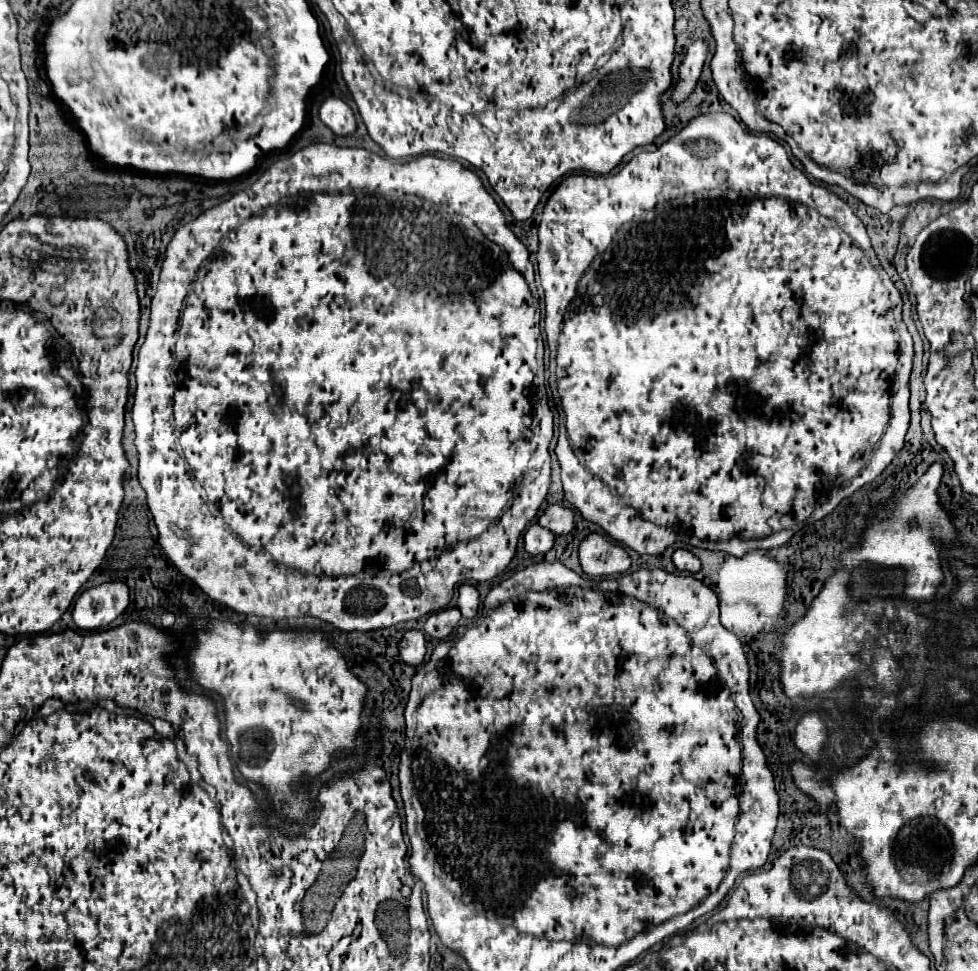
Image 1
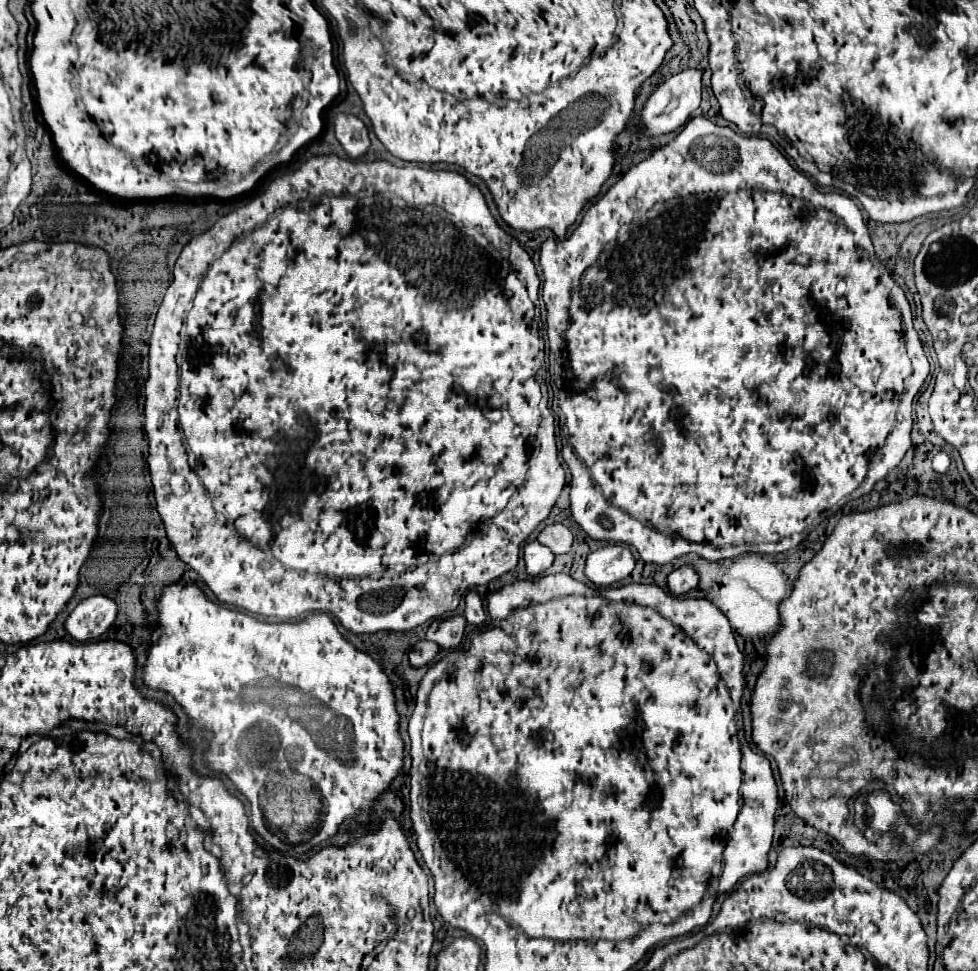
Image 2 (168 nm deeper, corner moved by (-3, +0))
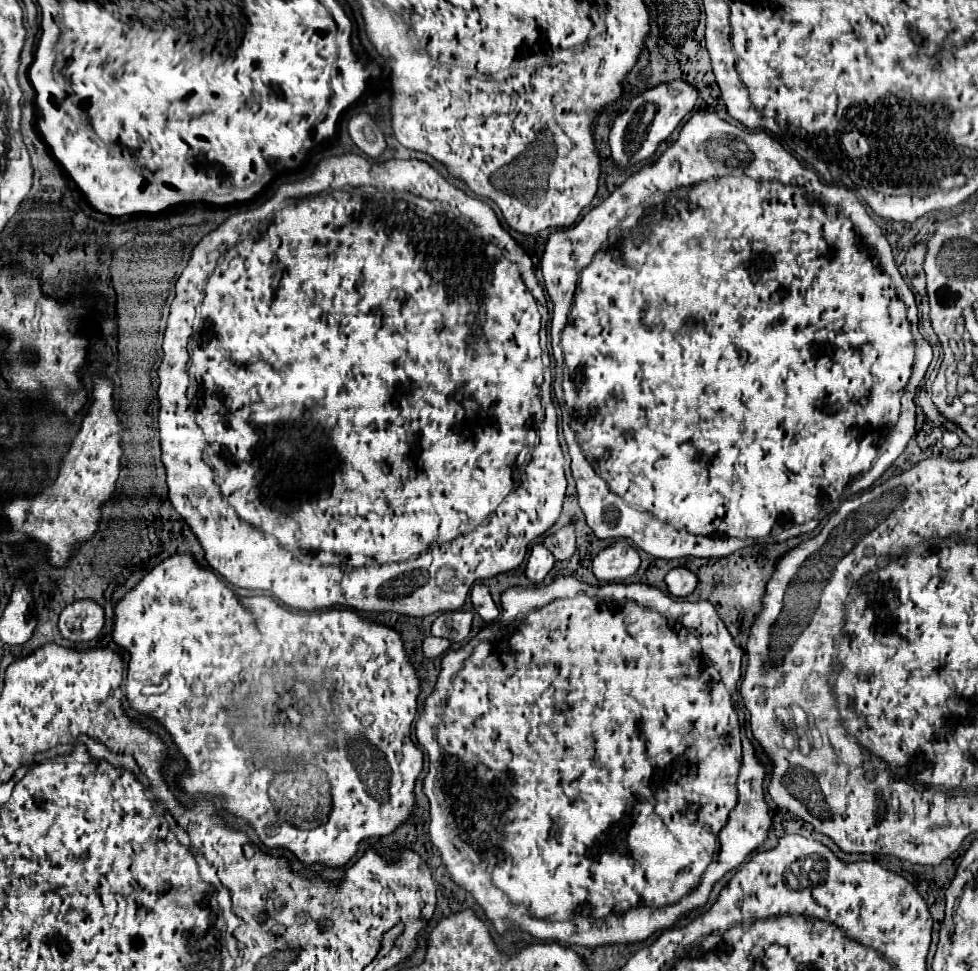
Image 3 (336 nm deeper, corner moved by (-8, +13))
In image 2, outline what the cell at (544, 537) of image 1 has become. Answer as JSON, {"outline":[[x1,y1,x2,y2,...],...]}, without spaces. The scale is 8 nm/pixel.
{"outline":[[538,541,524,545,524,561,526,561,526,573,530,577,542,575,554,561,554,555,550,549,542,547]]}

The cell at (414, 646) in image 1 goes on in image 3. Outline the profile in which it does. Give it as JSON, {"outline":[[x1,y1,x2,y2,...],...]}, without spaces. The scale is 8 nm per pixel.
{"outline":[[427,636,423,640,423,654,427,658,437,658,441,654,445,654,449,650,451,642,447,638,435,638,435,636]]}

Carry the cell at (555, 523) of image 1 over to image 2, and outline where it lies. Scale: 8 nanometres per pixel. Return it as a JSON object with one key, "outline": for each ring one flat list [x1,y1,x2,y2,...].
{"outline":[[556,523,556,525,550,525,546,527,540,535,538,535,538,541,542,545,546,545,554,555,564,555,570,551,572,547,572,533,568,527,564,527,562,523]]}

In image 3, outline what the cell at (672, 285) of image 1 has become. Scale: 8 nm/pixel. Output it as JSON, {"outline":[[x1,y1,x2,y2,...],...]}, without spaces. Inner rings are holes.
{"outline":[[697,110,689,118,689,122,685,122,685,126,681,128,679,138,655,162,649,162,641,166,635,174,631,174,623,184,619,184,609,194,609,198,605,198,599,206,589,210,579,224,565,230,551,232,541,258,541,272,543,272,545,288,553,302,553,318,551,318,553,358,557,368,561,368,565,356,565,366,567,366,563,376,563,392,565,392,565,404,571,412,571,426,565,416,563,434,569,444,569,456,573,460,571,470,577,482,579,508,583,510,587,524,591,526,597,538,629,538,647,554,655,558,667,558,667,560,681,558,681,556,697,556,697,558,729,556,731,552,739,550,743,542,747,542,741,538,761,538,771,534,775,528,789,530,791,526,801,526,817,518,819,510,827,512,827,506,831,506,831,502,839,502,839,494,843,494,843,490,851,482,855,482,859,474,865,474,869,468,871,470,865,476,869,476,869,484,873,484,897,460,897,456,905,450,907,442,915,432,913,396,932,362,933,349,919,331,915,297,897,270,897,264,891,254,891,246,887,248,887,238,883,236,881,228,873,222,873,218,867,214,867,210,851,190,843,186,823,183,814,170,805,168,794,154,783,148,775,138,771,138,763,130,745,130,741,126,721,120,711,110],[583,452,595,464,599,474,595,472,591,462,583,458],[697,534,727,534,735,538,697,536]]}

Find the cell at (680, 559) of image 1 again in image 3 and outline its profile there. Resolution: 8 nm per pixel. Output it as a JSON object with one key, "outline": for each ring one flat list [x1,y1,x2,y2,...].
{"outline":[[673,568,667,576,665,582,669,586,669,592,673,596,687,596,695,590,697,586,697,576,689,568]]}

